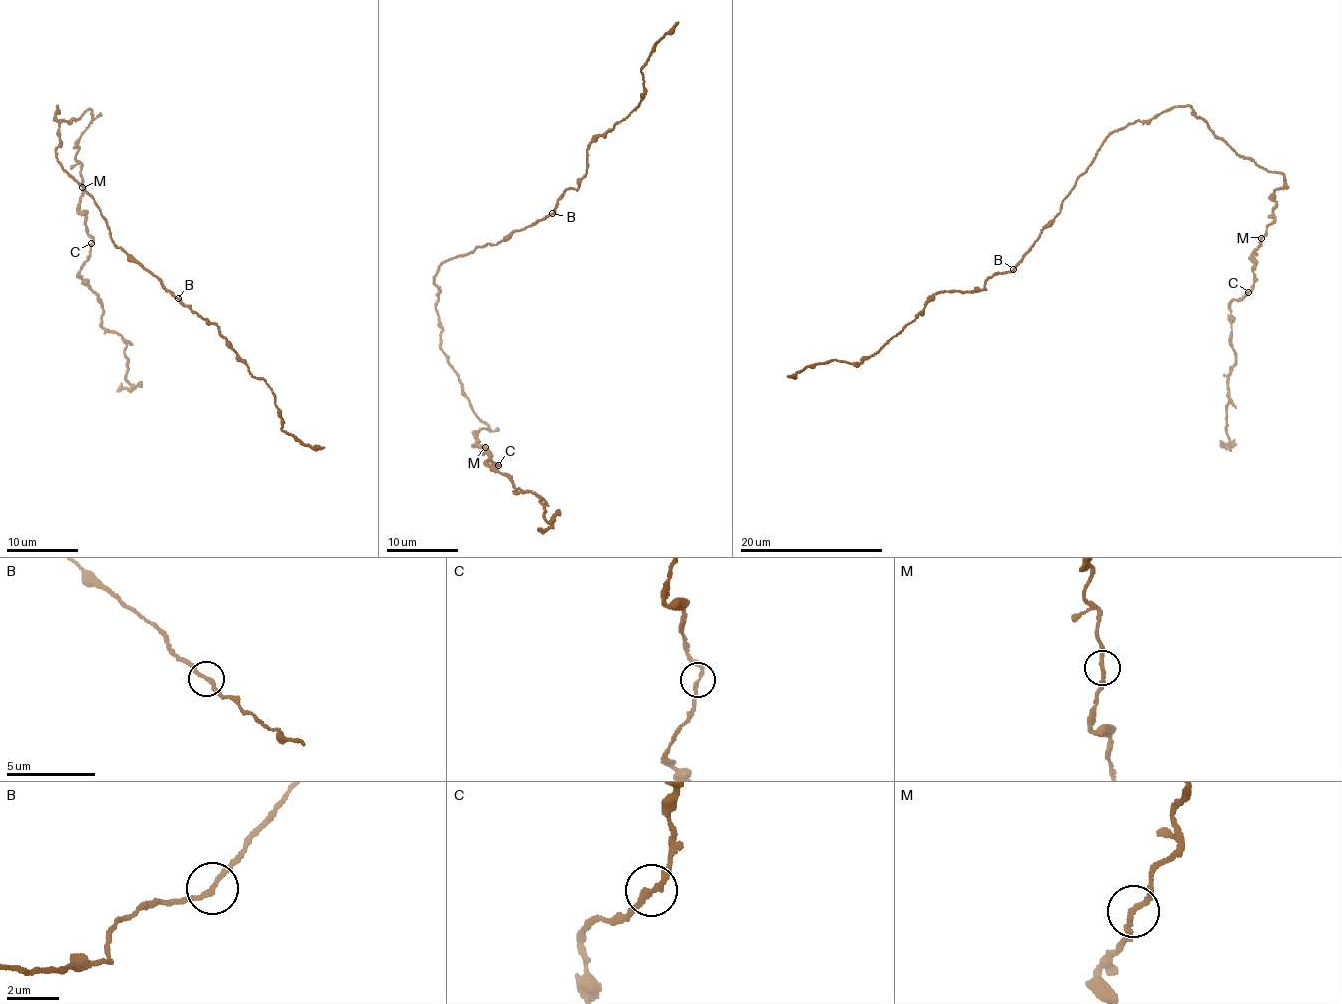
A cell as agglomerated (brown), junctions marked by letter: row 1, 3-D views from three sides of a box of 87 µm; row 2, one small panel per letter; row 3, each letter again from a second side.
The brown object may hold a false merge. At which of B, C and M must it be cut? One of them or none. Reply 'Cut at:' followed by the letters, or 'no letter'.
Cut at: no letter

